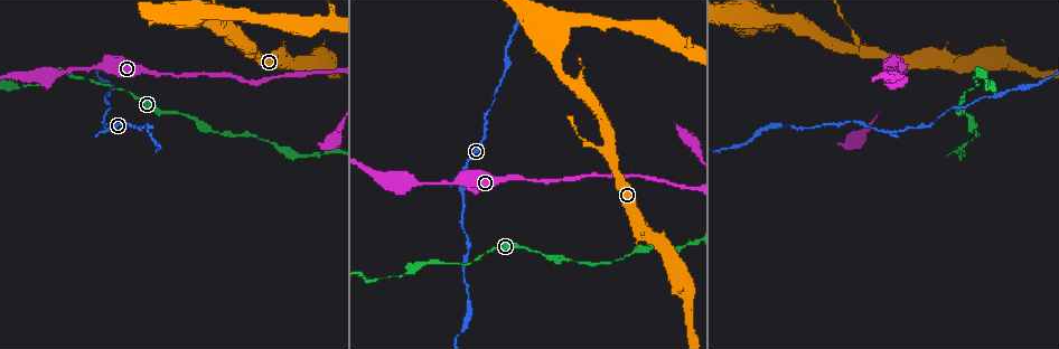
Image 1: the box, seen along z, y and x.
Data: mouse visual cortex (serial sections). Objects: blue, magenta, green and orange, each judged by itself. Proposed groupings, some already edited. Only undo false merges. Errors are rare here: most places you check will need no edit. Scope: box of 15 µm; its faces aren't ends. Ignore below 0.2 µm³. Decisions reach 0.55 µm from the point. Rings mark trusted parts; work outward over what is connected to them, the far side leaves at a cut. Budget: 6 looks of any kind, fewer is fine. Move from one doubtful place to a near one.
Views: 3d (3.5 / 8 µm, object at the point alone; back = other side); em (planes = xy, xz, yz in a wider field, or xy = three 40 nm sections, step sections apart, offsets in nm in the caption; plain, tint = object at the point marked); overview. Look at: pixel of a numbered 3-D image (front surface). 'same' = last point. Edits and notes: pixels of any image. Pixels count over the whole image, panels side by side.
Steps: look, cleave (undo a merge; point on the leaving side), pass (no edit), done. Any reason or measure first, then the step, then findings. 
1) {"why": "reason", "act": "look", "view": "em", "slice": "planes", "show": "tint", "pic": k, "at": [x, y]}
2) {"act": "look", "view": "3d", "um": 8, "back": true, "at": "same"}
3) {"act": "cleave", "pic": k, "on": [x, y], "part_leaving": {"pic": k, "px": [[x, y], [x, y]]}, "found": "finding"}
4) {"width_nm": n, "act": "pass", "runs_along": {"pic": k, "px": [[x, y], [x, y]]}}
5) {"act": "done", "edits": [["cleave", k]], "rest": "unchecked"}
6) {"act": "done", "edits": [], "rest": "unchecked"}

{"why": "side arm on a straight run", "act": "look", "view": "3d", "um": 3.5, "pic": 1, "at": [602, 149]}

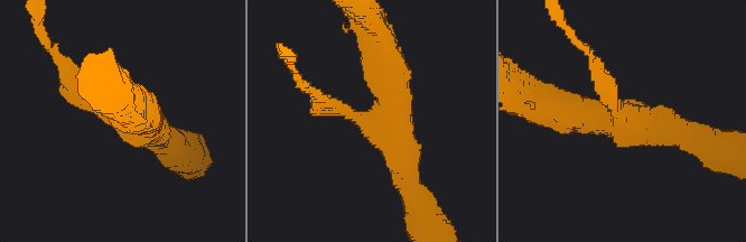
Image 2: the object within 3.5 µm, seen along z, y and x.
{"arms": 3, "arm_widths_nm": [200, 400, 500], "act": "look", "view": "em", "slice": "xy", "step": 2, "show": "tint", "pic": 2, "at": [374, 125]}

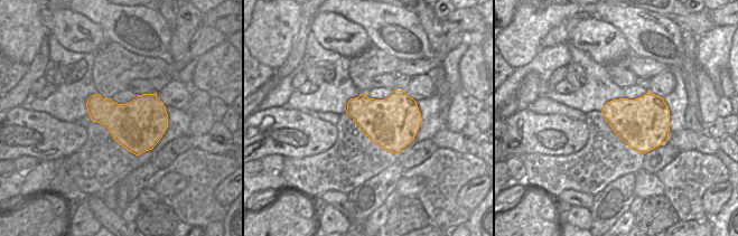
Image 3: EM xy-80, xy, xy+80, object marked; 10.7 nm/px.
{"width_nm": 550, "act": "pass", "runs_along": {"pic": 2, "px": [[413, 193], [393, 132], [387, 55]]}, "found": "continuous, no second cell"}

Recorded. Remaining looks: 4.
{"why": "thin neck", "act": "look", "view": "3d", "um": 8, "pic": 1, "at": [906, 128]}

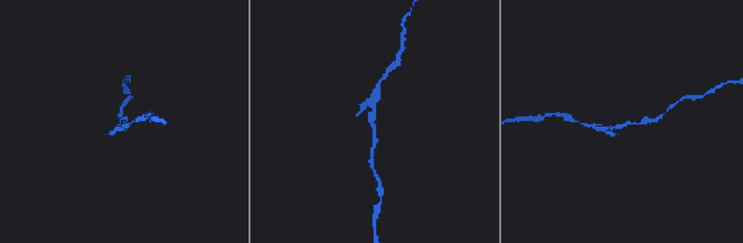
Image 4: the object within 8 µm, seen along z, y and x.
{"act": "look", "view": "3d", "um": 3.5, "back": true, "pic": 4, "at": [123, 122]}

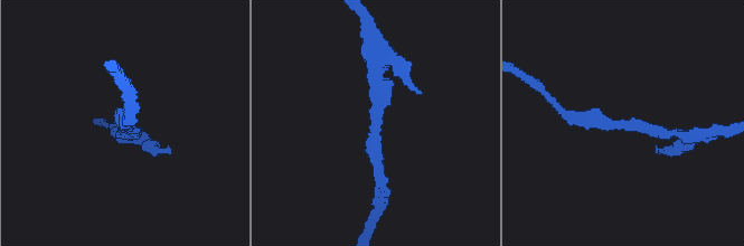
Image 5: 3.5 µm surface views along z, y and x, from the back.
{"arm_widths_nm": [200, 250], "act": "look", "view": "em", "slice": "xy", "step": 5, "show": "tint", "pic": 5, "at": [639, 125]}

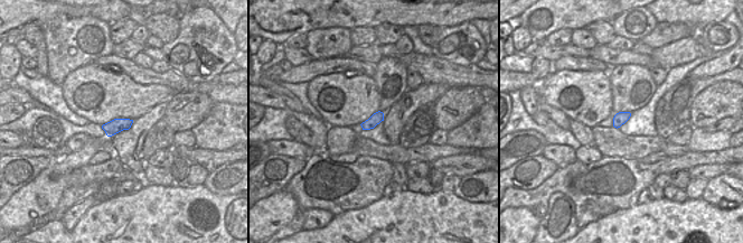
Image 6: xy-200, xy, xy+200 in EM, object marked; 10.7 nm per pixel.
{"act": "pass", "runs_along": {"pic": 5, "px": [[705, 133], [687, 136], [567, 116]]}, "found": "all the same cell"}

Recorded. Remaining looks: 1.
{"act": "done", "edits": [], "rest": "unchecked"}

